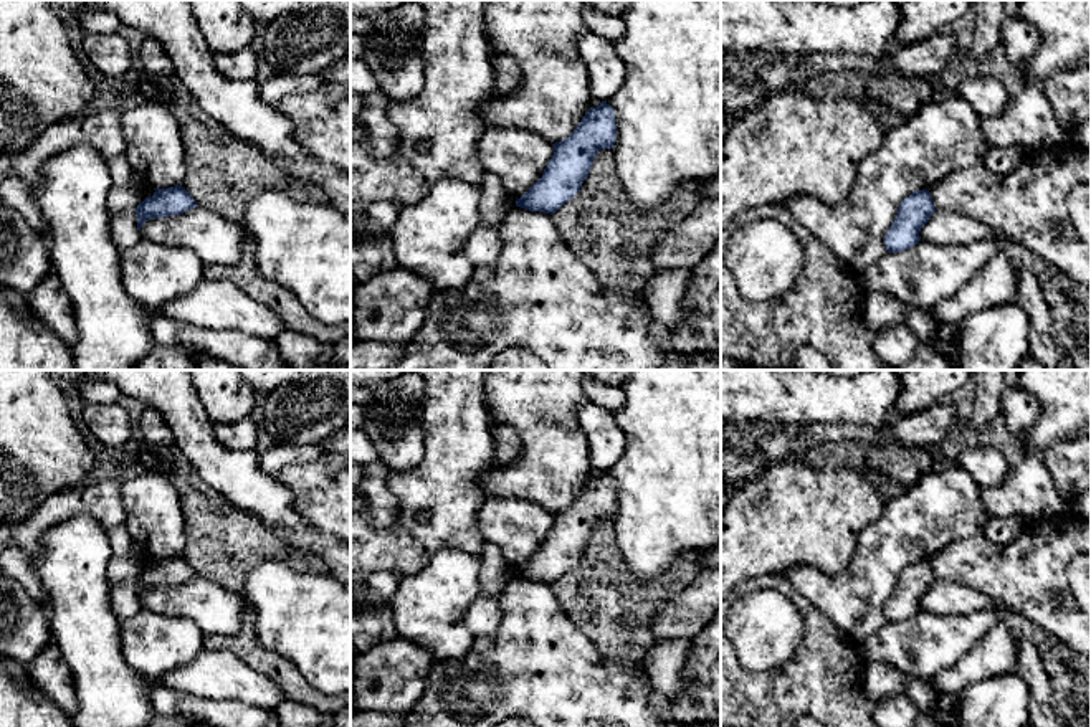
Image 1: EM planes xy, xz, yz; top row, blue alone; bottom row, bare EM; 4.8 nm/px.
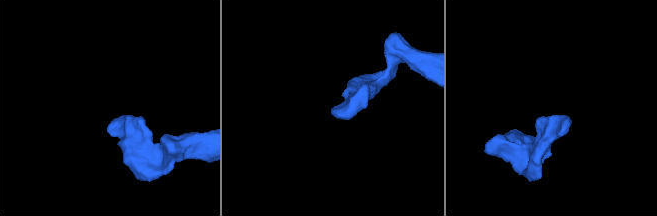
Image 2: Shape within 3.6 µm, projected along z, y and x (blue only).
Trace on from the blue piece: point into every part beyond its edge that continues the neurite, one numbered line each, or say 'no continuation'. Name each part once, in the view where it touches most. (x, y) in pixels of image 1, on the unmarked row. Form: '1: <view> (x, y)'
no continuation

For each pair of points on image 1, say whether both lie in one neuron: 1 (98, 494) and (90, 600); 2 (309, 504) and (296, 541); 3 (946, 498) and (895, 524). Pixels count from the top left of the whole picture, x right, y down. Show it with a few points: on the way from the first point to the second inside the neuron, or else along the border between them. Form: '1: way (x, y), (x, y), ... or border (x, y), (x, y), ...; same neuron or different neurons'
1: border (58, 522), (78, 514), (90, 514), (106, 532); different neurons
2: border (313, 529), (333, 537); different neurons
3: way (933, 511), (916, 524), (908, 524); same neuron

